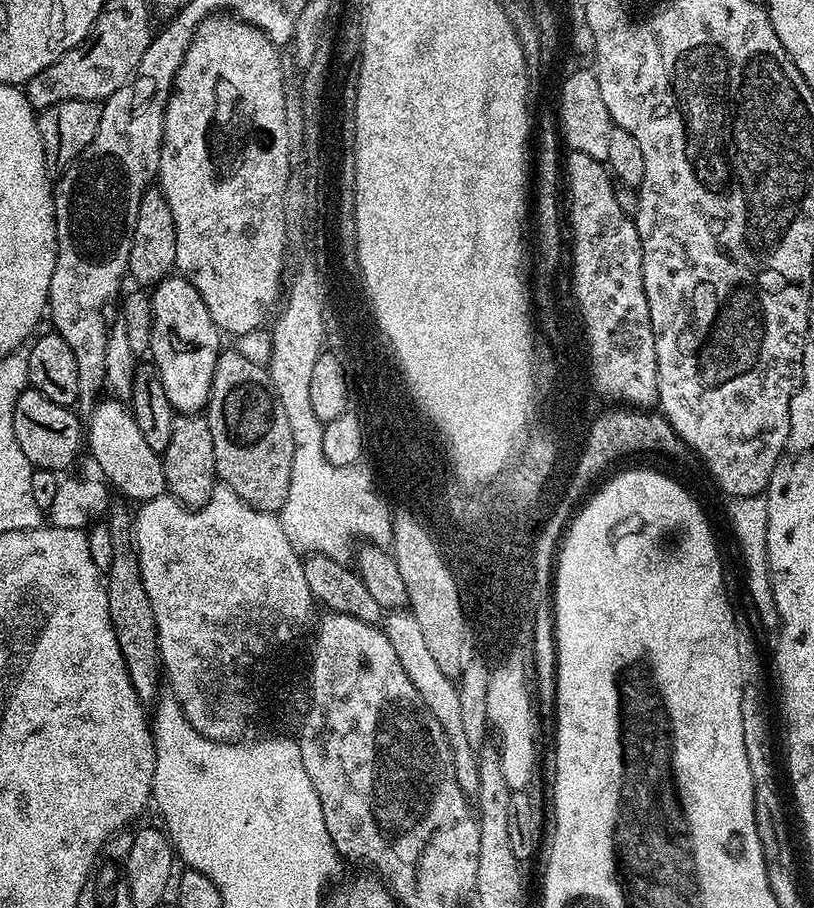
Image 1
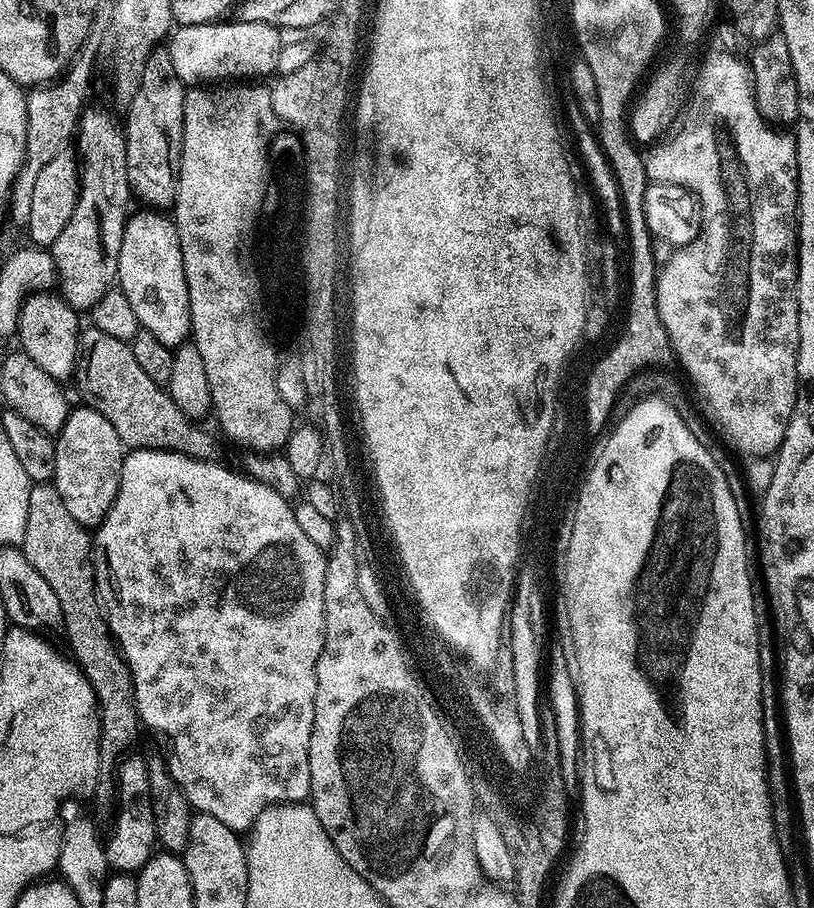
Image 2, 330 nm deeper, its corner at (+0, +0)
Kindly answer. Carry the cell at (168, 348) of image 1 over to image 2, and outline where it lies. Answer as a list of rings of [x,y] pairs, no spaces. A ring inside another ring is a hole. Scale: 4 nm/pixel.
[[[160,210],[133,211],[124,224],[122,250],[118,258],[118,287],[126,294],[141,329],[170,349],[177,349],[189,339],[192,331],[190,294],[182,266],[178,230]]]

